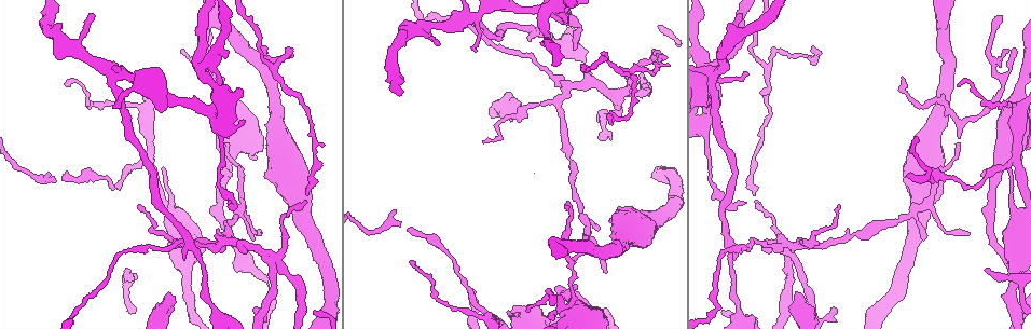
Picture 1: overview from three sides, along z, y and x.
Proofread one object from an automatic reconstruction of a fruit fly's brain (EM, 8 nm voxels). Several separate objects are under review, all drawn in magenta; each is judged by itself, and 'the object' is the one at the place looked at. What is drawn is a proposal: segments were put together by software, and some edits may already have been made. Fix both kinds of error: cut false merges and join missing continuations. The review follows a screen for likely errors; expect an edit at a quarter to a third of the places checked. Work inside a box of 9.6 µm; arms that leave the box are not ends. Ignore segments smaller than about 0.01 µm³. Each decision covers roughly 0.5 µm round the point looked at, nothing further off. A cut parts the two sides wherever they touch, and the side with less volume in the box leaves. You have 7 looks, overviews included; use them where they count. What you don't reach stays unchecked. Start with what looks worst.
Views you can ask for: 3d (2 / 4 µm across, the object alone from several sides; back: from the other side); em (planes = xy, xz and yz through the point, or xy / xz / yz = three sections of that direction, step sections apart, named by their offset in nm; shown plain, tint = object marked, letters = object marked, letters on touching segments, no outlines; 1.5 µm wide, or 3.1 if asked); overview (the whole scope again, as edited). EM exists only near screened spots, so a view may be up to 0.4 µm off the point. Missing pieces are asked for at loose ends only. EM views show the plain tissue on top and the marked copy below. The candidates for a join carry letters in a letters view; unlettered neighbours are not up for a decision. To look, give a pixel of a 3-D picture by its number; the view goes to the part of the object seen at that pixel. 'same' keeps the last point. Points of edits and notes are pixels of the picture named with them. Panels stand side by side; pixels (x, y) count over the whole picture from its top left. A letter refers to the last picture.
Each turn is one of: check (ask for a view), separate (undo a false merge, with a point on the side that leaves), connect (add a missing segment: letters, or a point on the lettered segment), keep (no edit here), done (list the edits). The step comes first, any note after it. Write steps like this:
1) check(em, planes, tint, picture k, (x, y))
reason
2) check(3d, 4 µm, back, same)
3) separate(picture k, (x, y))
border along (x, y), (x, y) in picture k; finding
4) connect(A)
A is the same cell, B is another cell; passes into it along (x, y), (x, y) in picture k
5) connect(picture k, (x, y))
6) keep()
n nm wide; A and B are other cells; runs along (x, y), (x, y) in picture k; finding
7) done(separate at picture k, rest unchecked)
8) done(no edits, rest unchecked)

check(3d, 4 µm, picture 1, (166, 293))
an open end

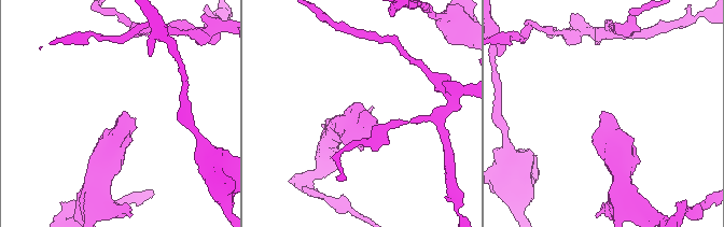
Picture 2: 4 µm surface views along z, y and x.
check(em, planes, letters, picture 2, (603, 112))

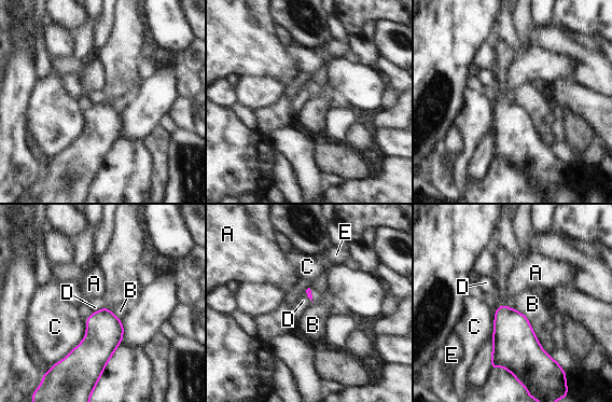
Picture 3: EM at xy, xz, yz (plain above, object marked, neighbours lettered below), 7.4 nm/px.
keep()
C touches over 420 nm; A, B, C, D and E are other cells; border along (502, 304), (514, 308) in picture 3; none of them fits

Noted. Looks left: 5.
check(em, planes, letters, picture 1, (277, 257))
sudden change in width

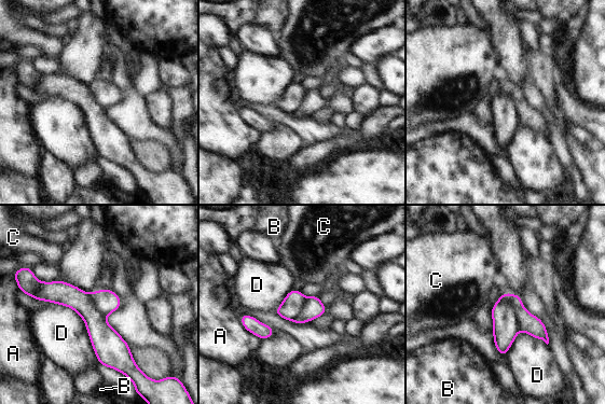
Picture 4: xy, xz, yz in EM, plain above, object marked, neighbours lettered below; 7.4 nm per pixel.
separate(picture 4, (506, 326))
220 nm wide; A, B, C and D are other cells; border along (498, 298), (516, 309), (521, 329) in picture 4; two cells meet here

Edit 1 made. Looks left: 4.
check(overview)
redraw

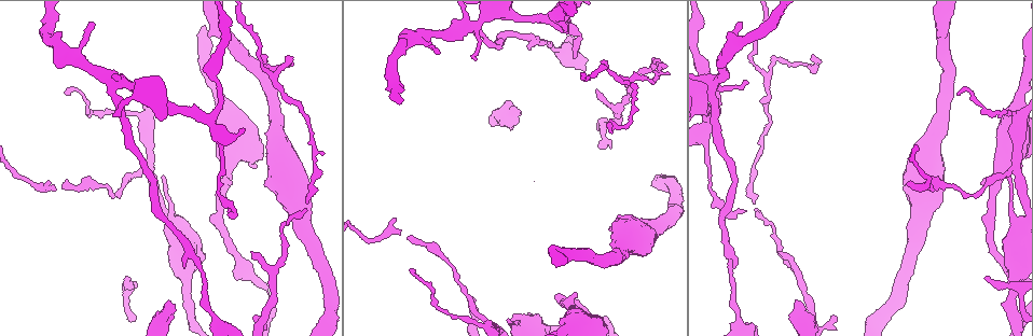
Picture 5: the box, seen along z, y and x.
check(em, planes, letters, picture 5, (307, 204))
an open end

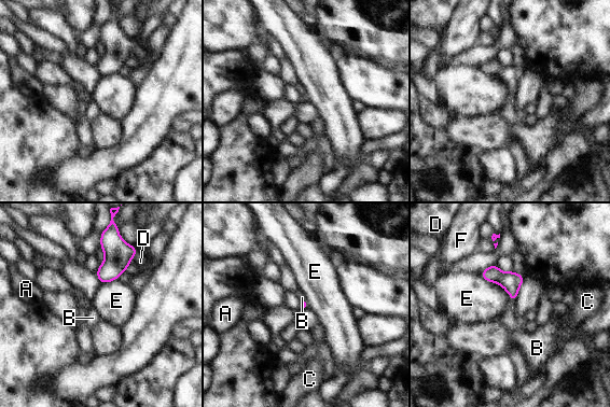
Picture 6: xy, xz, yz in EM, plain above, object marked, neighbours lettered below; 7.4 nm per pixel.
keep()
E touches over 180 nm; A, B, C, D, E and F are other cells; border along (499, 285), (514, 303) in picture 6; none of them fits

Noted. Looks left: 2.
done(separate at picture 4, rest unchecked)

